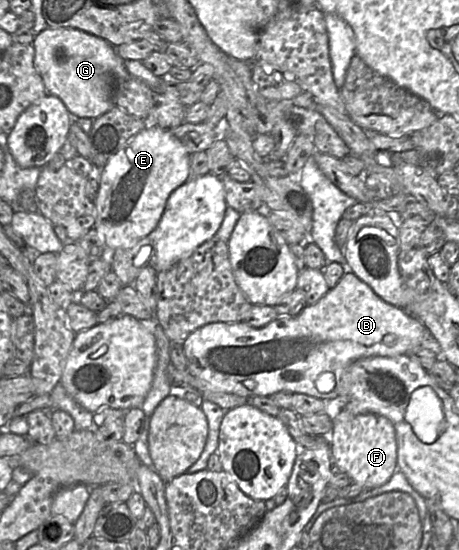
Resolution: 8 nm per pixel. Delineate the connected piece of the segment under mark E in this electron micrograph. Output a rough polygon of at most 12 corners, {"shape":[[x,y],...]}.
{"shape":[[148,124],[100,170],[94,227],[147,237],[190,154]]}

